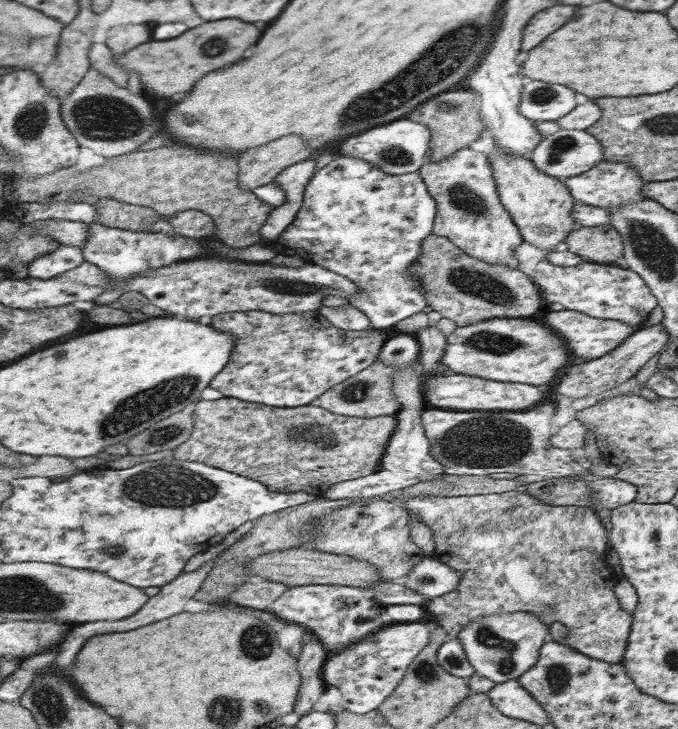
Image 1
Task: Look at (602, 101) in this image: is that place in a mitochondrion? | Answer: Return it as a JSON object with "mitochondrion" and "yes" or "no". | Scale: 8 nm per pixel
{"mitochondrion":"no"}

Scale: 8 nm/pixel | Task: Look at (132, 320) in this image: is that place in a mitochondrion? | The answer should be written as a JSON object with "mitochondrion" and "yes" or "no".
{"mitochondrion":"no"}

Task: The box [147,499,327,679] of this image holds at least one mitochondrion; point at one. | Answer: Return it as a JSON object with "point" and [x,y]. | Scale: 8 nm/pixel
{"point":[256,642]}

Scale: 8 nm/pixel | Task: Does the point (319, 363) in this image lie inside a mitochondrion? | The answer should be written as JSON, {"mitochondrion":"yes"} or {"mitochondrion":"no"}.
{"mitochondrion":"no"}

